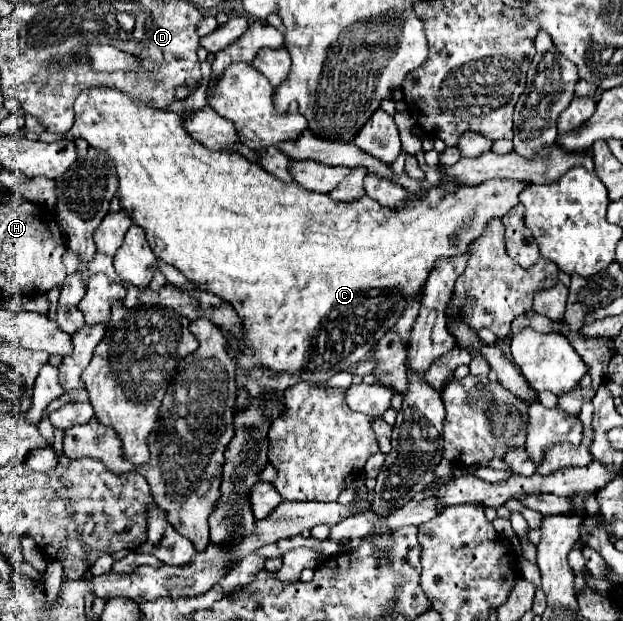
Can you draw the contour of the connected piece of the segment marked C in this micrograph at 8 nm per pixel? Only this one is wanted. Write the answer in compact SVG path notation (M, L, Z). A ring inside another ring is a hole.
M88 88L84 90L76 102L74 102L74 112L76 112L76 120L70 132L66 132L68 140L76 140L76 138L84 138L90 146L94 146L96 150L106 152L116 170L118 170L118 192L120 192L120 202L122 208L126 212L132 214L134 224L142 226L148 238L148 244L152 248L152 252L164 260L166 264L174 266L178 272L182 272L186 276L188 282L196 284L196 286L204 286L206 292L220 296L224 302L228 302L236 314L242 320L242 336L236 340L228 342L228 354L236 360L236 386L238 386L238 398L236 398L236 410L246 410L250 406L250 402L254 398L260 400L264 416L268 420L276 420L280 416L286 414L286 408L282 406L282 392L298 382L324 382L328 378L332 378L338 372L344 370L352 370L358 362L362 362L370 350L374 350L374 346L384 338L386 332L390 332L396 324L396 320L402 316L402 312L410 306L410 302L416 300L418 294L422 294L422 288L428 280L428 274L434 270L436 260L438 258L454 258L460 256L464 250L468 250L468 246L482 236L482 232L486 230L486 224L492 218L502 218L506 216L520 200L518 194L524 190L526 184L530 182L522 182L522 180L486 180L478 186L464 186L458 184L456 180L450 178L440 178L440 182L436 186L428 184L428 180L422 180L422 192L414 194L408 192L408 198L404 200L404 206L400 208L386 208L380 206L378 202L374 202L370 196L362 196L354 202L338 202L332 200L328 194L318 194L318 192L310 192L304 190L302 186L298 186L296 182L282 182L274 176L270 176L266 170L262 170L258 164L248 162L244 156L228 152L228 150L206 150L200 142L196 142L194 138L190 138L190 134L184 130L182 120L178 114L174 112L164 112L164 110L156 110L156 108L146 108L140 106L136 102L132 102L128 98L128 94L118 92L114 88Z

